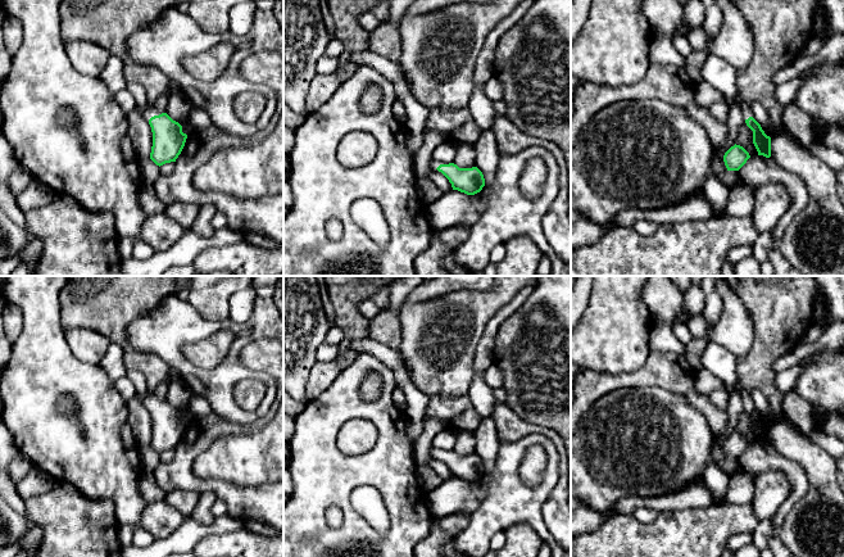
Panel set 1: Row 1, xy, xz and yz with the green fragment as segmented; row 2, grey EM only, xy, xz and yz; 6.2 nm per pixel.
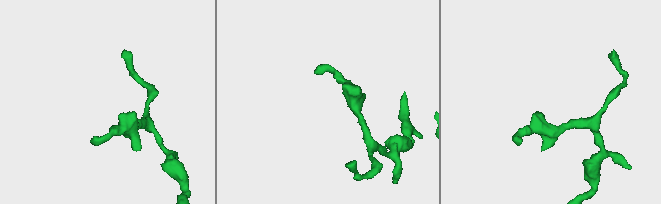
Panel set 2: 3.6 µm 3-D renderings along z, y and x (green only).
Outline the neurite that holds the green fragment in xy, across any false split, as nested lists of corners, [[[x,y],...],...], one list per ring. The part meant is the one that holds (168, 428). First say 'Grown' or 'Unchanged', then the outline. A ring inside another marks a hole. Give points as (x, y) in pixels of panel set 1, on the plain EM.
Grown. [[[153,390],[148,391],[141,400],[149,408],[153,420],[150,447],[159,454],[176,449],[187,426],[182,413],[167,400],[156,403]]]

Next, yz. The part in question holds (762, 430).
Grown. [[[709,340],[700,357],[702,368],[709,371],[723,381],[723,388],[738,391],[745,406],[747,413],[753,418],[753,431],[758,443],[771,444],[771,425],[764,421],[761,412],[752,404],[748,389],[738,385],[736,357],[723,345]]]

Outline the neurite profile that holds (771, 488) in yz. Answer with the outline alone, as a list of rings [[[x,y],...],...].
[[[768,470],[755,475],[750,504],[758,521],[773,518],[790,492],[791,484],[781,471]]]

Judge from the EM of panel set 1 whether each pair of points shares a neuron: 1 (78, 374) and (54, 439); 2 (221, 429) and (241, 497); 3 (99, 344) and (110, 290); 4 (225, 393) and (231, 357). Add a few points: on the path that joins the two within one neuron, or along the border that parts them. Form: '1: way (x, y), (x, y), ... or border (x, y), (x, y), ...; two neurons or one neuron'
1: way (60, 386), (50, 397), (50, 421); one neuron
2: way (195, 447), (187, 472), (200, 485), (216, 485); one neuron
3: border (72, 329), (95, 330), (112, 342); two neurons
4: way (225, 384), (225, 376), (230, 371), (230, 366); one neuron

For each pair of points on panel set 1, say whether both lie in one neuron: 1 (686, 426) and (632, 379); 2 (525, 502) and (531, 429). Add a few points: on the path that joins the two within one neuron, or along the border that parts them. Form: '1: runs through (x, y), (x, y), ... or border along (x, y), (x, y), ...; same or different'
1: border along (613, 389), (661, 386), (672, 394); different
2: border along (502, 442), (543, 434), (557, 449); different

